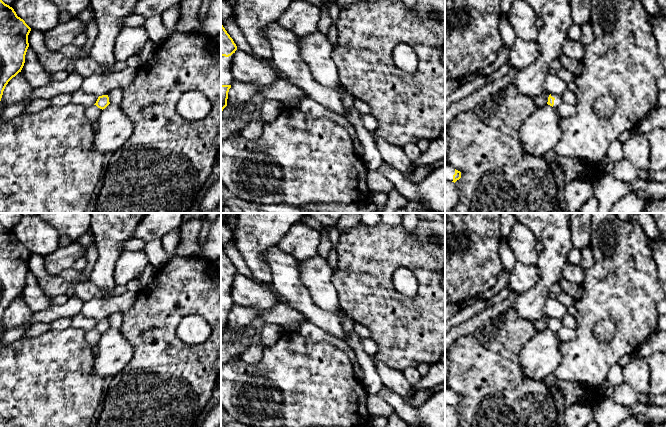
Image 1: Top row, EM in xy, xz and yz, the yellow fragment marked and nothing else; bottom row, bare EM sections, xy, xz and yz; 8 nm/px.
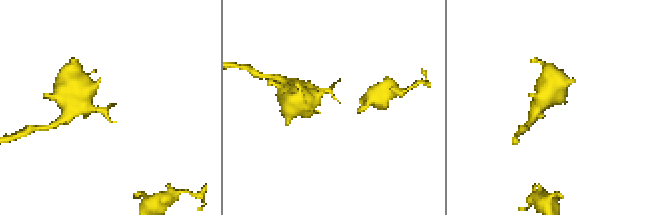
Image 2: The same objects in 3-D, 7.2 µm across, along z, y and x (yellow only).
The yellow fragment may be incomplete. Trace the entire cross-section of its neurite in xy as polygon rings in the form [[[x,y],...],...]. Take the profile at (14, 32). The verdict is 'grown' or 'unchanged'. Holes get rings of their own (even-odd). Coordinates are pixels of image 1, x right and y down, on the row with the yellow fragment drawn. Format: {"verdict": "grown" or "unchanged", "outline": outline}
{"verdict": "unchanged", "outline": [[[0,0],[0,101],[8,82],[21,72],[31,28]]]}

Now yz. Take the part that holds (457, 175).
{"verdict": "grown", "outline": [[[445,162],[445,180],[455,183],[460,178],[461,172]]]}

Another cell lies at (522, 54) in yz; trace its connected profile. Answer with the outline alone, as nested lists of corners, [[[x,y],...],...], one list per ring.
[[[516,38],[509,50],[507,61],[511,69],[520,71],[535,62],[539,55],[539,48],[536,41],[526,42],[520,38]]]

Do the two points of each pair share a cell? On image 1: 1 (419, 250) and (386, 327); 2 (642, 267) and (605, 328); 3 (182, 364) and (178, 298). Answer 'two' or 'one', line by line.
1: one
2: two
3: one

